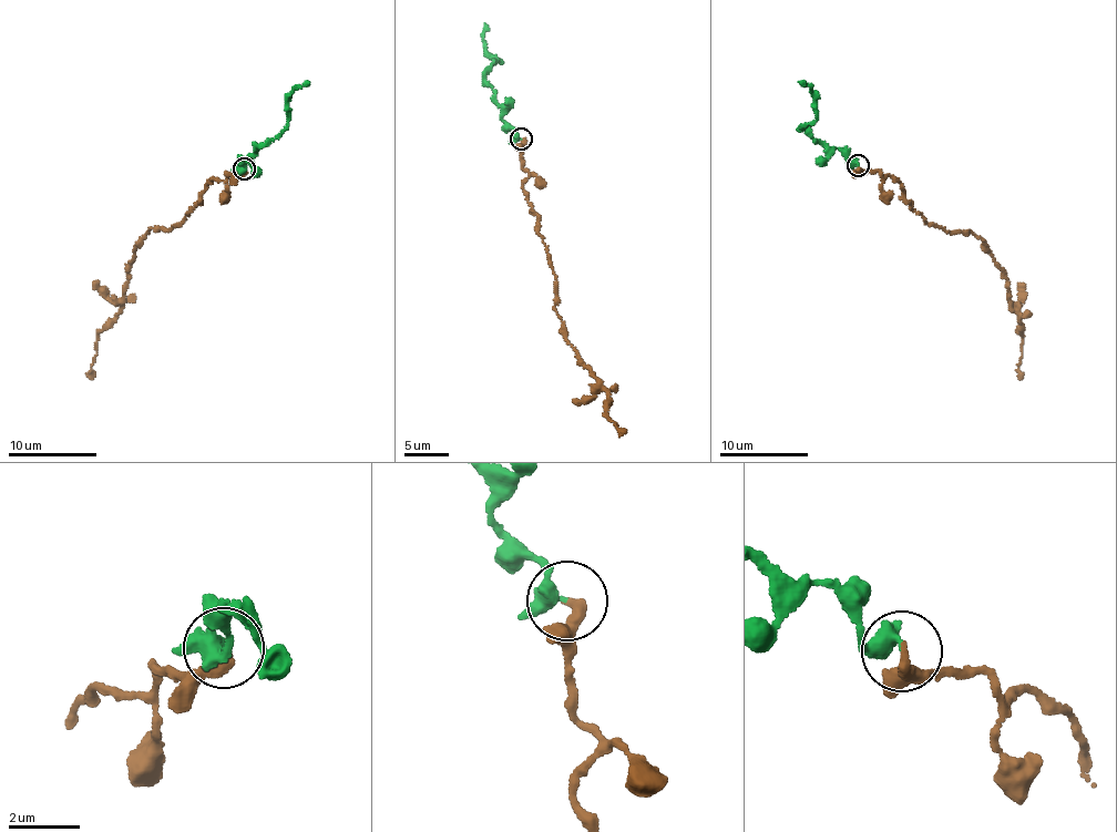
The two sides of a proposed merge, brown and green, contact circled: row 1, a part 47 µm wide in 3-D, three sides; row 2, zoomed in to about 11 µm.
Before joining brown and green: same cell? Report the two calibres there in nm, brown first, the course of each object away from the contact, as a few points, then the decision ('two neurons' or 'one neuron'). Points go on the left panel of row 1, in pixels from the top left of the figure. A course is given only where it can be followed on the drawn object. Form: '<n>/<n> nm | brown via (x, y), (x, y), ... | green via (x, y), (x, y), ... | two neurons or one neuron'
320/300 nm | brown via (244, 167), (212, 178), (178, 224), (151, 227), (129, 265), (115, 321), (99, 334), (92, 378) | green via (244, 167), (244, 158), (249, 162), (259, 146), (285, 131), (287, 98), (295, 88), (308, 83) | one neuron

